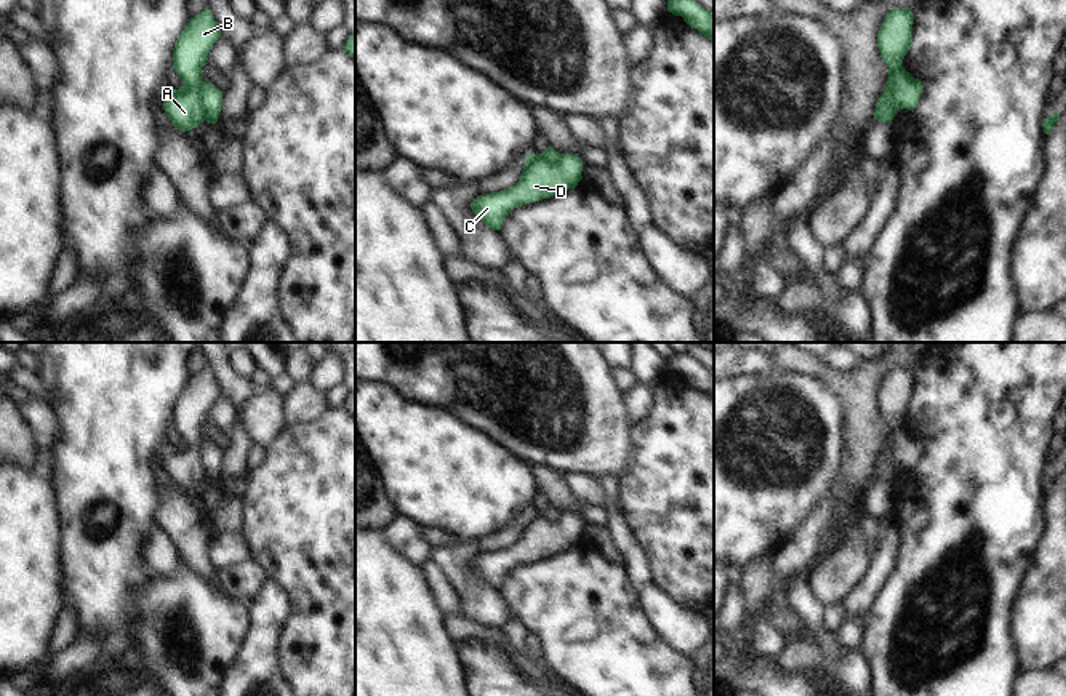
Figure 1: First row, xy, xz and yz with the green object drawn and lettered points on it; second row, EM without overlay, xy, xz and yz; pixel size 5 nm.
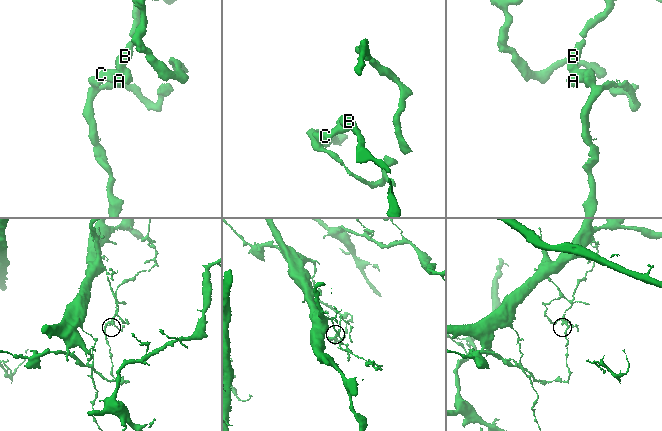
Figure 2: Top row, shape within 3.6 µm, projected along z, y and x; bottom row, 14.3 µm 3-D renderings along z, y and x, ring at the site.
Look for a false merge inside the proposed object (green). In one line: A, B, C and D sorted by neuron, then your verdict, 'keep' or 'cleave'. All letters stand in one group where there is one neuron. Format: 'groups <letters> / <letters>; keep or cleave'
groups A B / C D; cleave

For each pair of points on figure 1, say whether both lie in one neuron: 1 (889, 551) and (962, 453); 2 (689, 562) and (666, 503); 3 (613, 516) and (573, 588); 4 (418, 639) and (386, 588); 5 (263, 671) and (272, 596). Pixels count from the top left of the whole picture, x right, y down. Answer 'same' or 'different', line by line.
1: different
2: same
3: different
4: same
5: same

